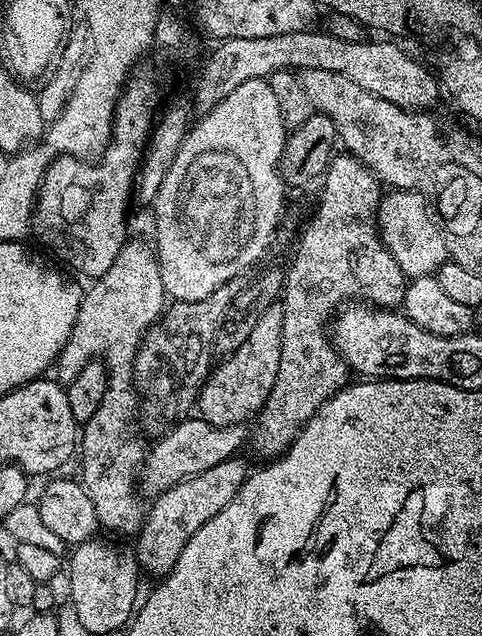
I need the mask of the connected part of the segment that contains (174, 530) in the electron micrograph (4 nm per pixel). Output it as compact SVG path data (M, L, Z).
M233 458L218 462L218 466L210 466L210 470L202 470L202 474L194 474L178 482L178 486L159 493L147 509L144 524L135 537L134 551L141 569L155 578L167 576L174 562L178 562L178 554L182 554L186 542L190 542L190 538L198 534L222 506L230 506L230 498L238 494L249 475L250 468L240 458Z

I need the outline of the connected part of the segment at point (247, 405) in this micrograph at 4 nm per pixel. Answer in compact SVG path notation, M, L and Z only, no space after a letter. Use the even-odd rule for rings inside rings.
M279 303L268 307L258 318L250 338L238 351L231 353L220 368L220 384L205 383L198 397L199 419L219 428L230 428L234 424L244 424L255 417L268 400L270 390L276 381L278 366L282 358L282 318L284 309Z

